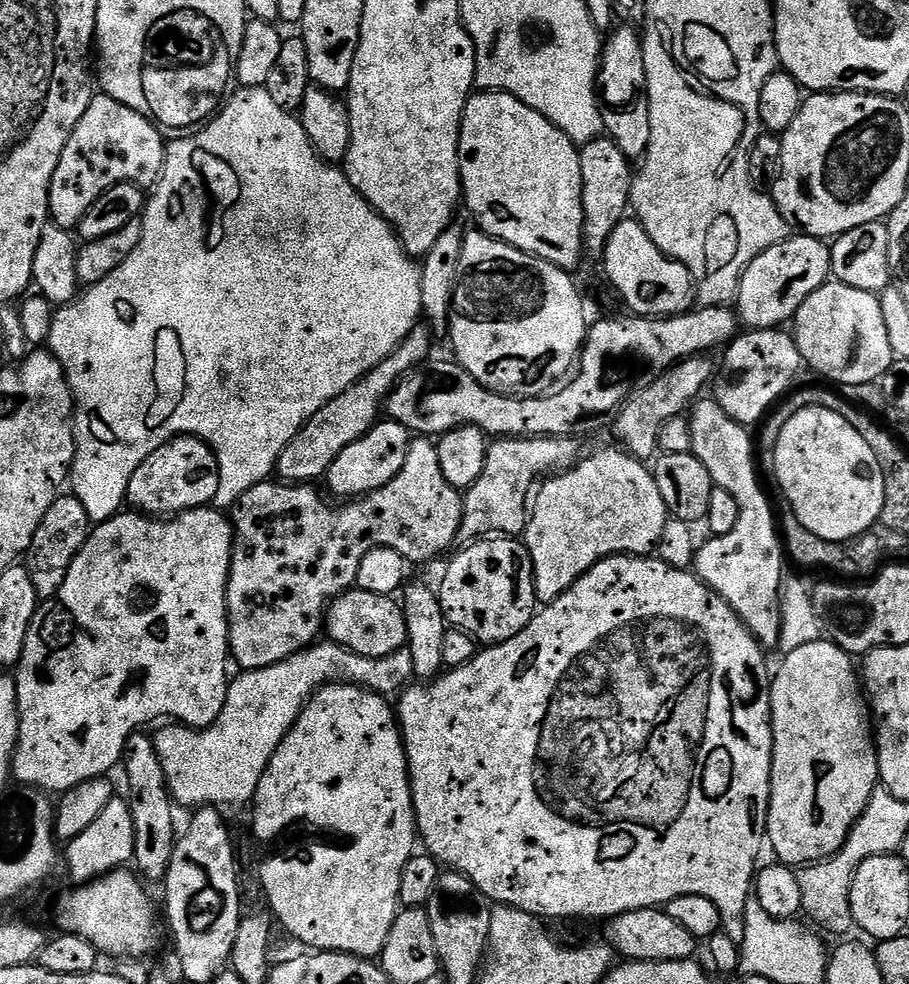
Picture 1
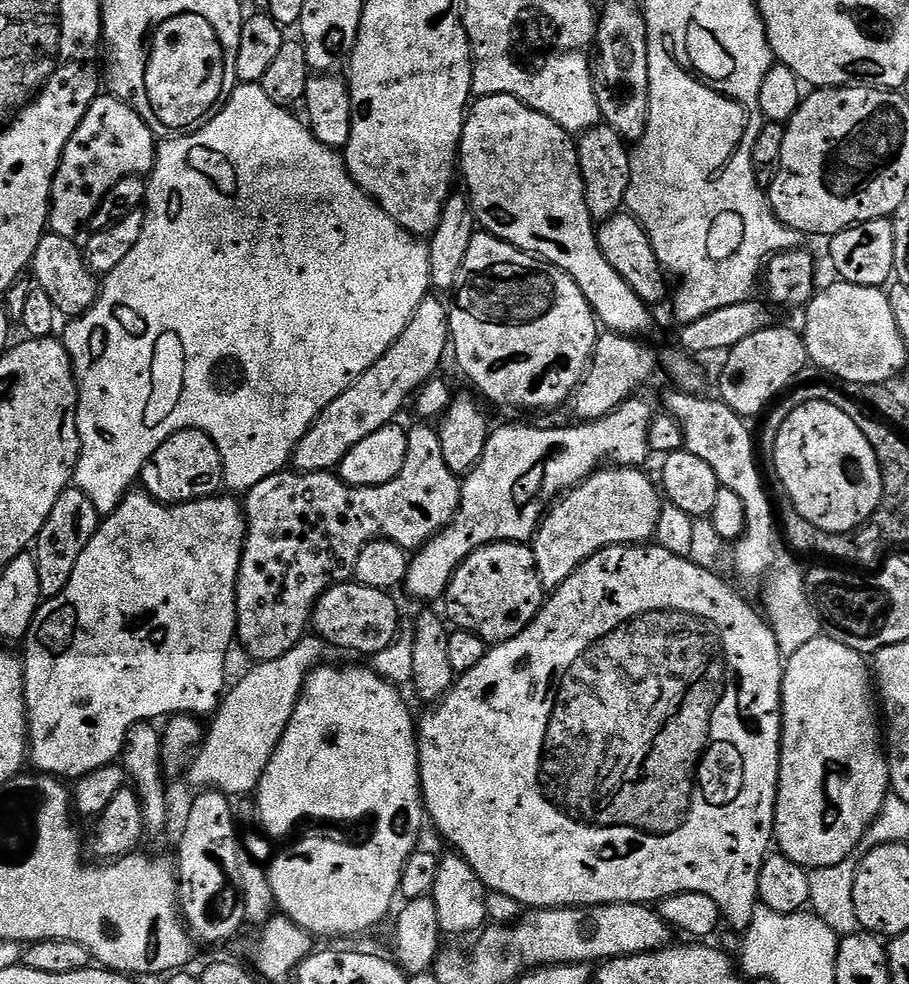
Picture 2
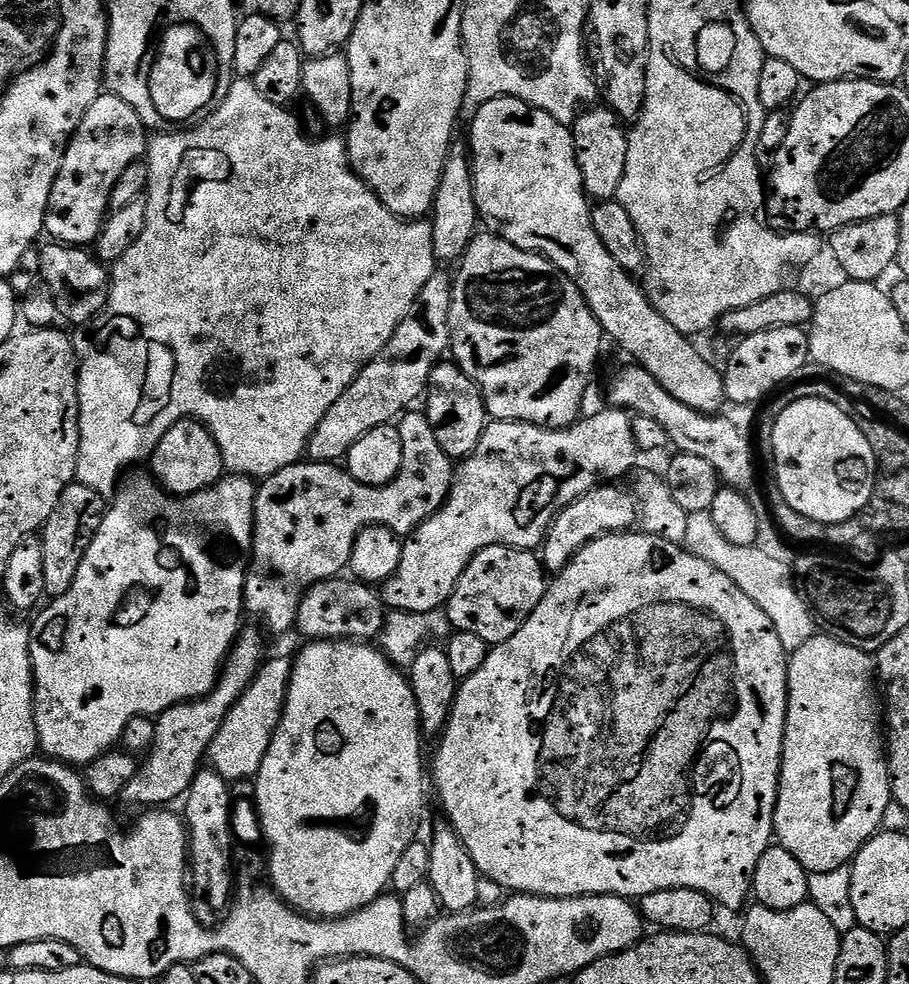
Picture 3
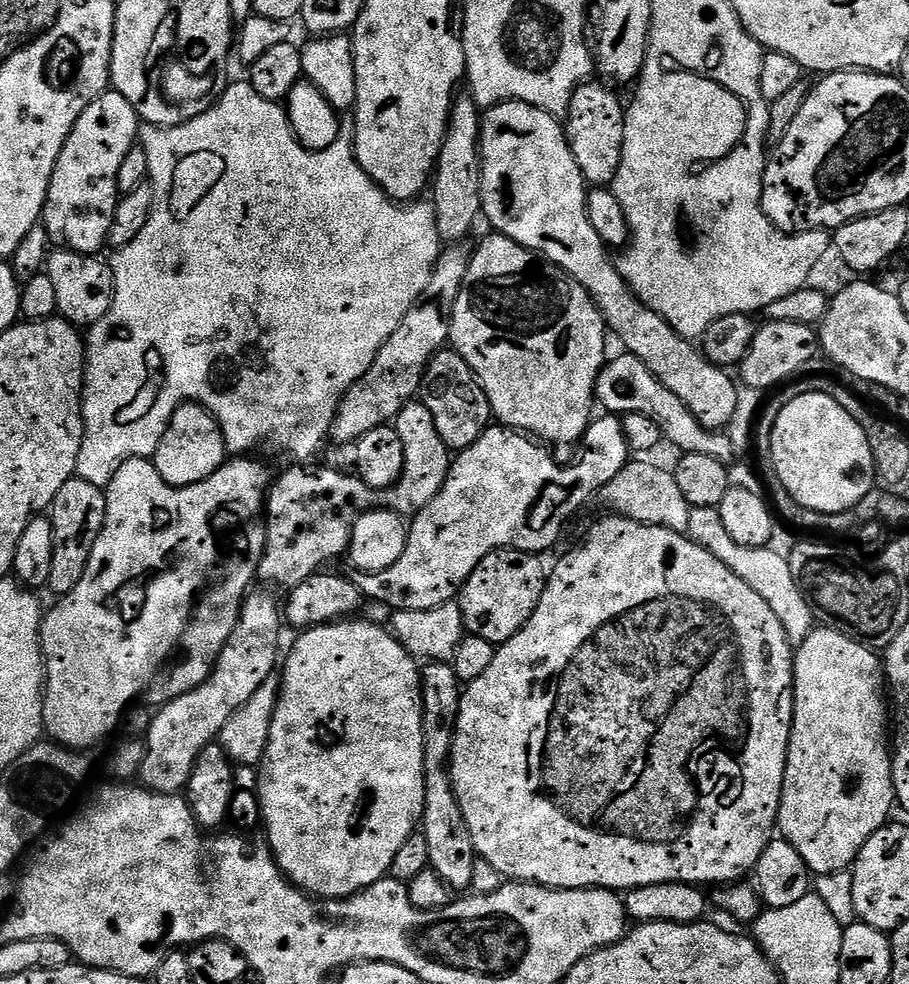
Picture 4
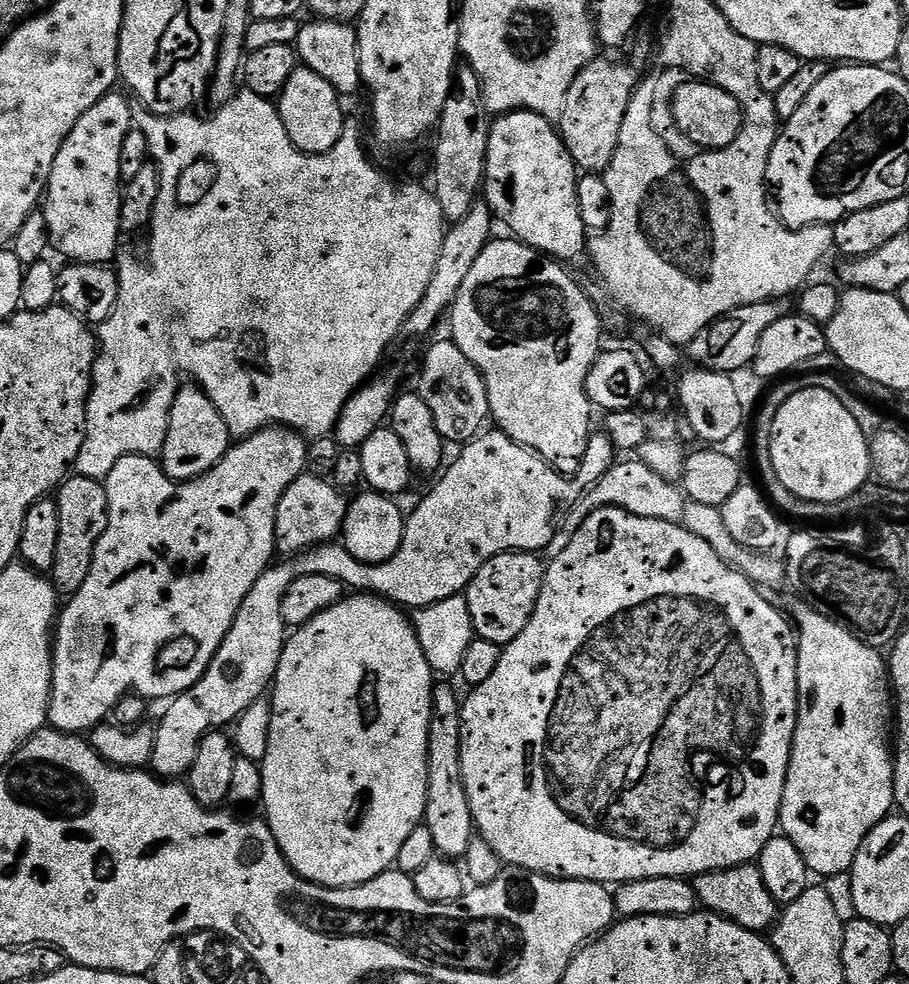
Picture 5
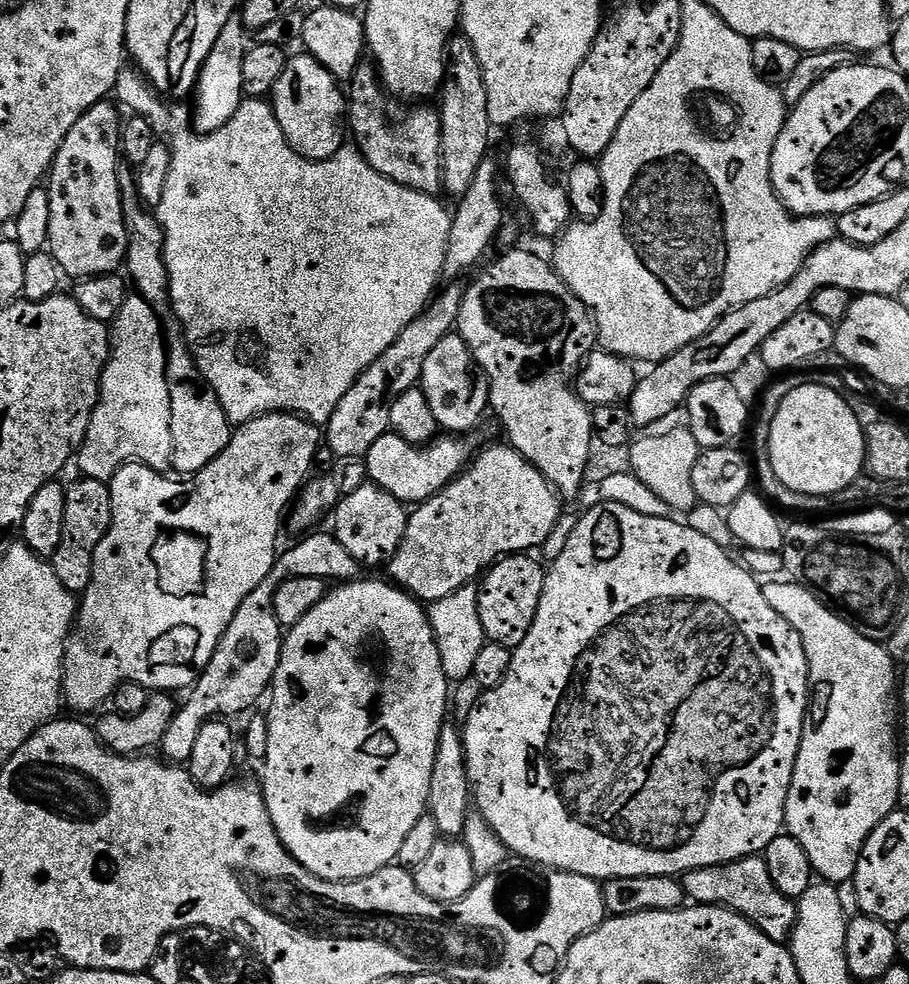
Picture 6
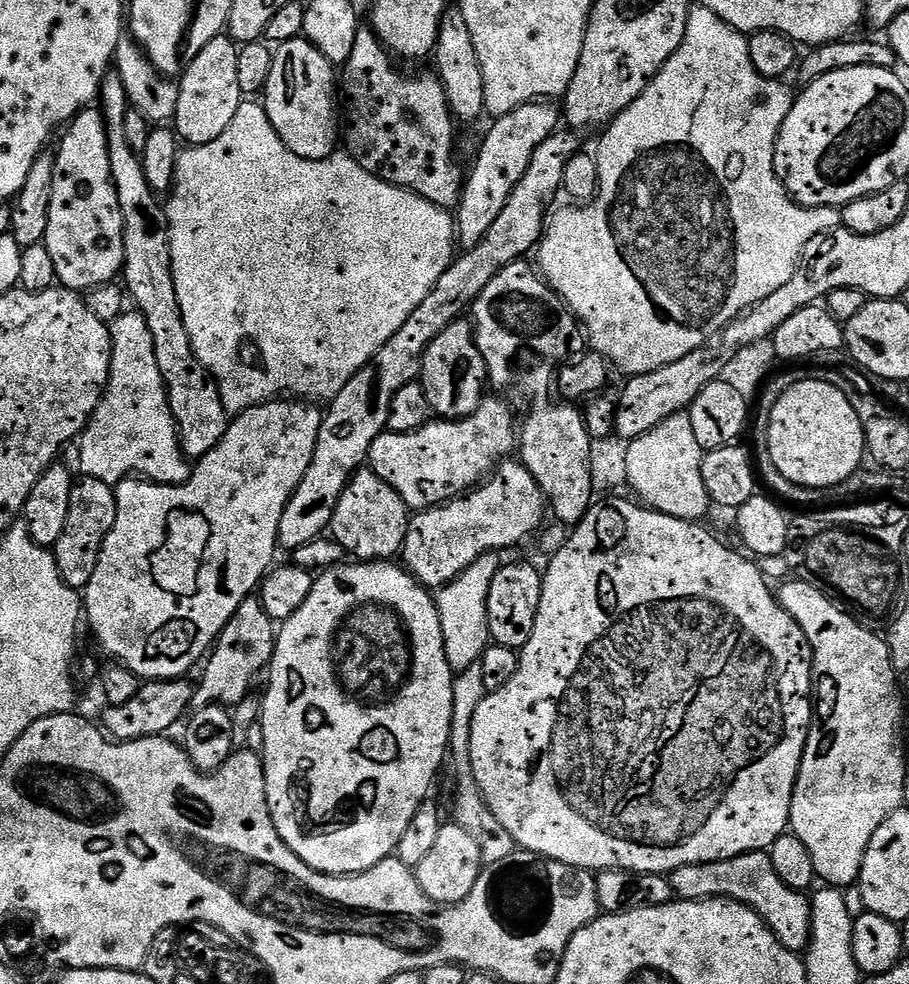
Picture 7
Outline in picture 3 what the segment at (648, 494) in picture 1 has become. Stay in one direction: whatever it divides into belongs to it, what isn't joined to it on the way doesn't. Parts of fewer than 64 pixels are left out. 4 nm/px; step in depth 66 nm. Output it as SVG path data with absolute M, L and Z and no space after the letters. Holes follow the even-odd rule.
M601 486L593 488L580 500L575 500L565 512L556 517L548 538L542 545L542 563L549 573L562 571L572 557L585 548L591 540L610 532L629 531L637 523L638 505L635 495L624 486Z

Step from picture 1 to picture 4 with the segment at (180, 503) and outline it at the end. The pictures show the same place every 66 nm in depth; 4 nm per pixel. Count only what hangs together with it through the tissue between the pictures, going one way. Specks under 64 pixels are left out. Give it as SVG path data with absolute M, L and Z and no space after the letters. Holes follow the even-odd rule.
M189 402L183 404L169 418L168 429L158 446L154 463L158 474L162 474L166 483L175 488L185 488L210 478L210 474L217 472L226 463L228 455L220 423L203 405Z

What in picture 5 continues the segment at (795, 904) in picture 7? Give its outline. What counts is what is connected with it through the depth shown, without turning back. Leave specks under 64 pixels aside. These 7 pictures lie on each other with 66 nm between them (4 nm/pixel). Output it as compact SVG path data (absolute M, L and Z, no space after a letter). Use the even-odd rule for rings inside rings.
M755 863L703 872L692 880L692 885L701 909L713 912L716 916L725 916L751 932L764 934L775 929L778 905L770 890L766 890L766 882L762 882L762 870Z

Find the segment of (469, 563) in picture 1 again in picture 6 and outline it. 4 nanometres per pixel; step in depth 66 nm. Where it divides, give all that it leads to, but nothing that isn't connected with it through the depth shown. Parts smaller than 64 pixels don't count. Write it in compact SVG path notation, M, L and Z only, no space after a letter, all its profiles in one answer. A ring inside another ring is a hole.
M528 554L503 557L487 569L479 581L480 617L484 635L491 643L515 650L526 638L526 634L530 634L530 626L534 626L546 568L539 559L531 560L532 558Z

